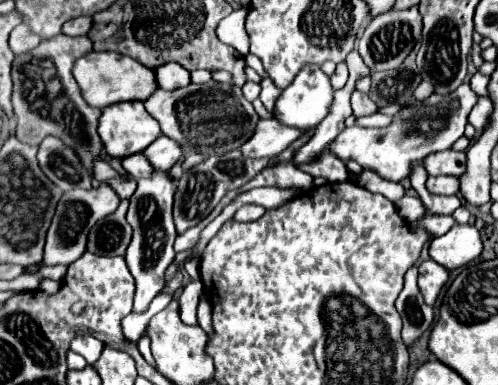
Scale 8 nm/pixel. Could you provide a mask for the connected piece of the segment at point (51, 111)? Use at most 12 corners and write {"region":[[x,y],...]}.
{"region":[[88,36],[42,40],[12,64],[16,136],[60,138],[94,178],[102,110],[72,76]]}

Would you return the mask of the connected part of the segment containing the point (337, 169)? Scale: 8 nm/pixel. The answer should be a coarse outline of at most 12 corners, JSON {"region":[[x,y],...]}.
{"region":[[328,150],[318,164],[304,164],[304,172],[329,182],[349,179],[346,163]]}

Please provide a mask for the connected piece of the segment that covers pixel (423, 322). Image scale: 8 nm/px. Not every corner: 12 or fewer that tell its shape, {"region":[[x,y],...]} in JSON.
{"region":[[418,268],[406,272],[396,300],[402,340],[414,344],[434,322],[418,292]]}

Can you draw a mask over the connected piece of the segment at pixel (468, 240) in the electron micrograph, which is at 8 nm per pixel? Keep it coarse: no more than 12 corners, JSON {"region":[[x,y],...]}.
{"region":[[454,224],[430,258],[456,270],[482,252],[474,226]]}

